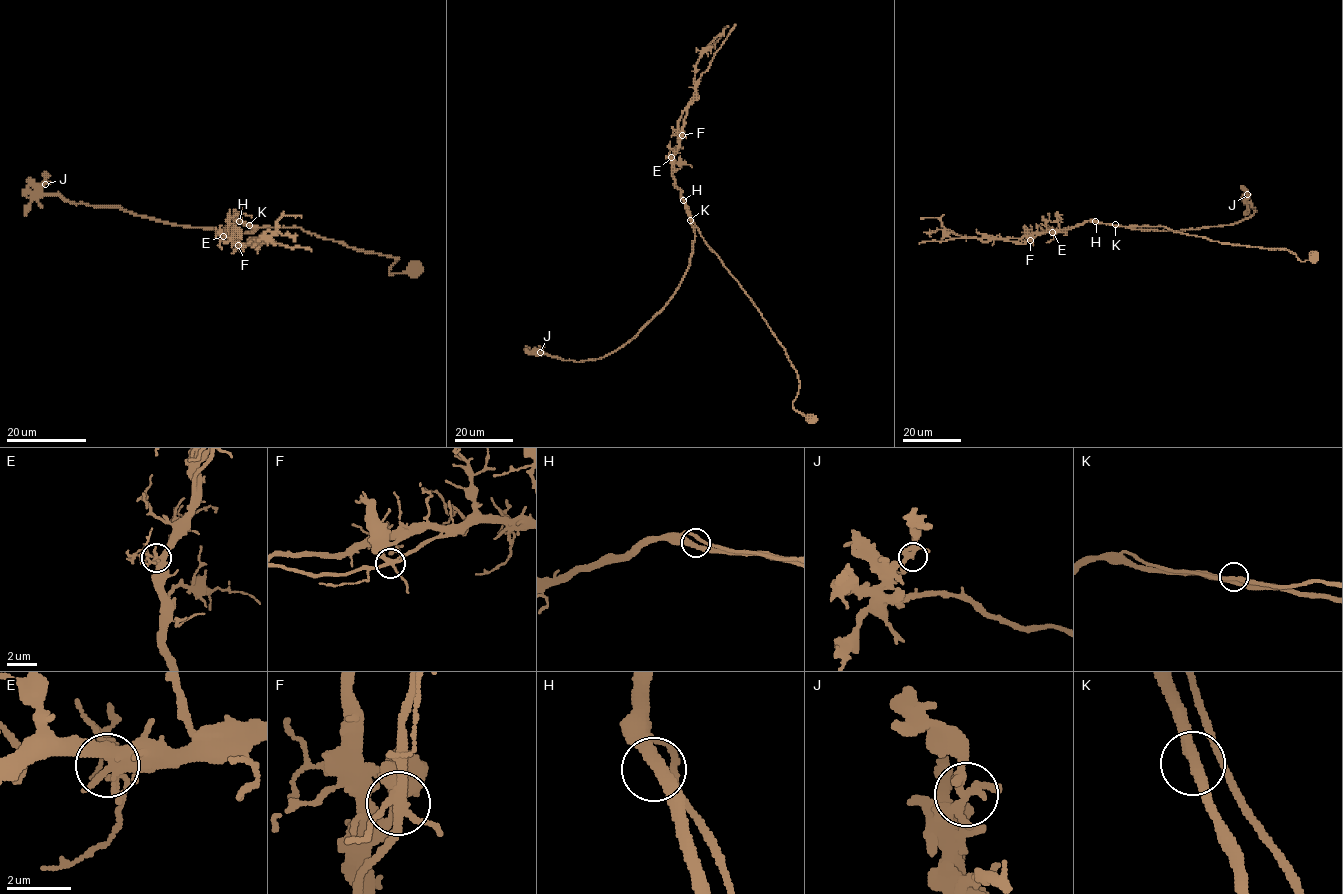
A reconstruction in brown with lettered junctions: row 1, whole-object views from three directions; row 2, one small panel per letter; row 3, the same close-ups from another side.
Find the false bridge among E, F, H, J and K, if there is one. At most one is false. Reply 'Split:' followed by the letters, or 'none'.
Split: F

